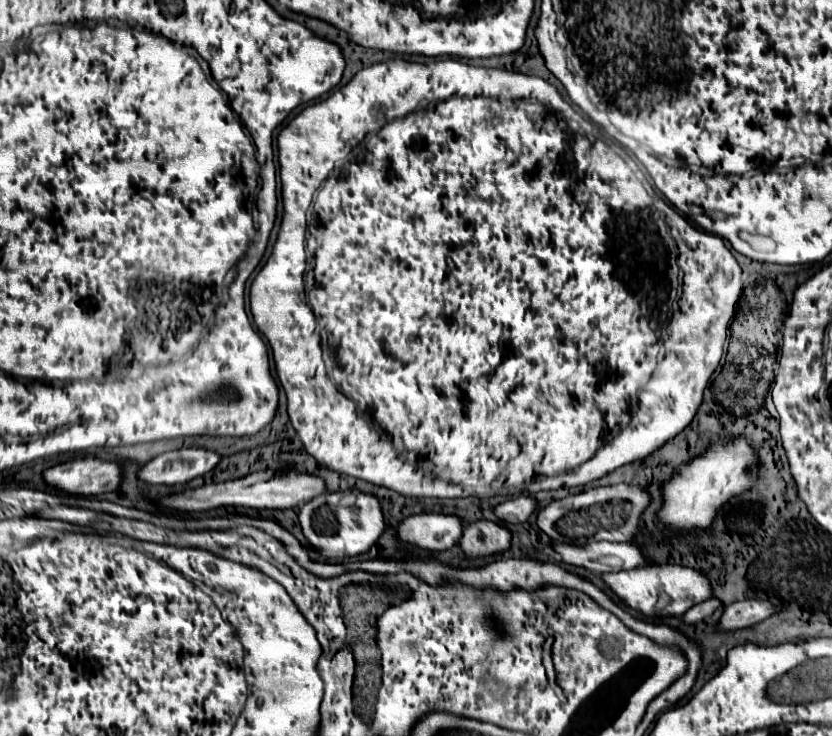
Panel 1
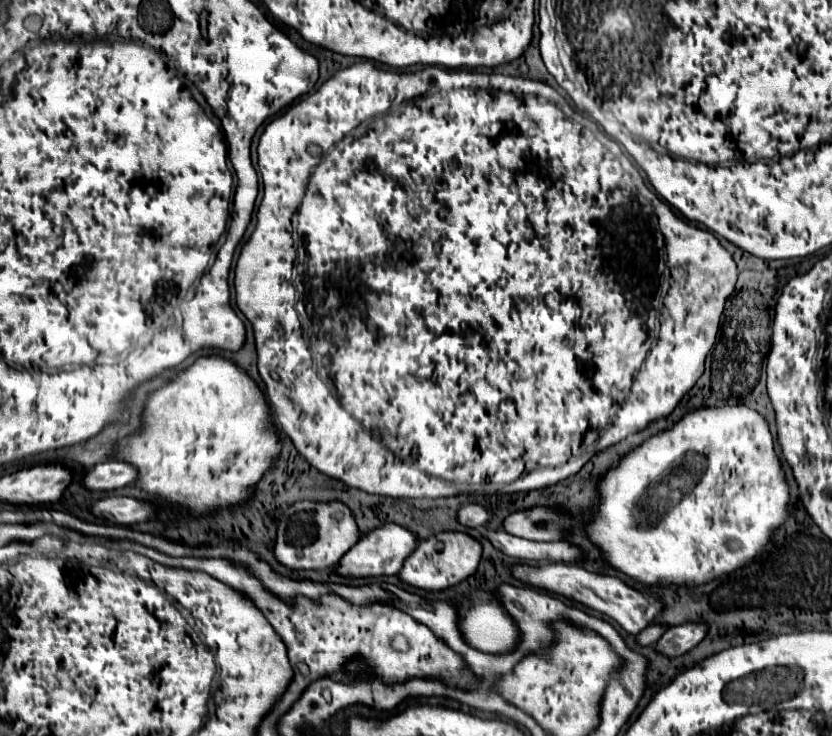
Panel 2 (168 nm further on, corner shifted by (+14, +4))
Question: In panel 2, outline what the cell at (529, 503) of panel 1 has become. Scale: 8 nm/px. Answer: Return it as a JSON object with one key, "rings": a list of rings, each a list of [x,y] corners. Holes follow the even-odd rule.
{"rings":[[[465,505],[457,511],[457,523],[461,523],[463,527],[483,527],[489,521],[489,513],[485,507],[481,505]]]}

